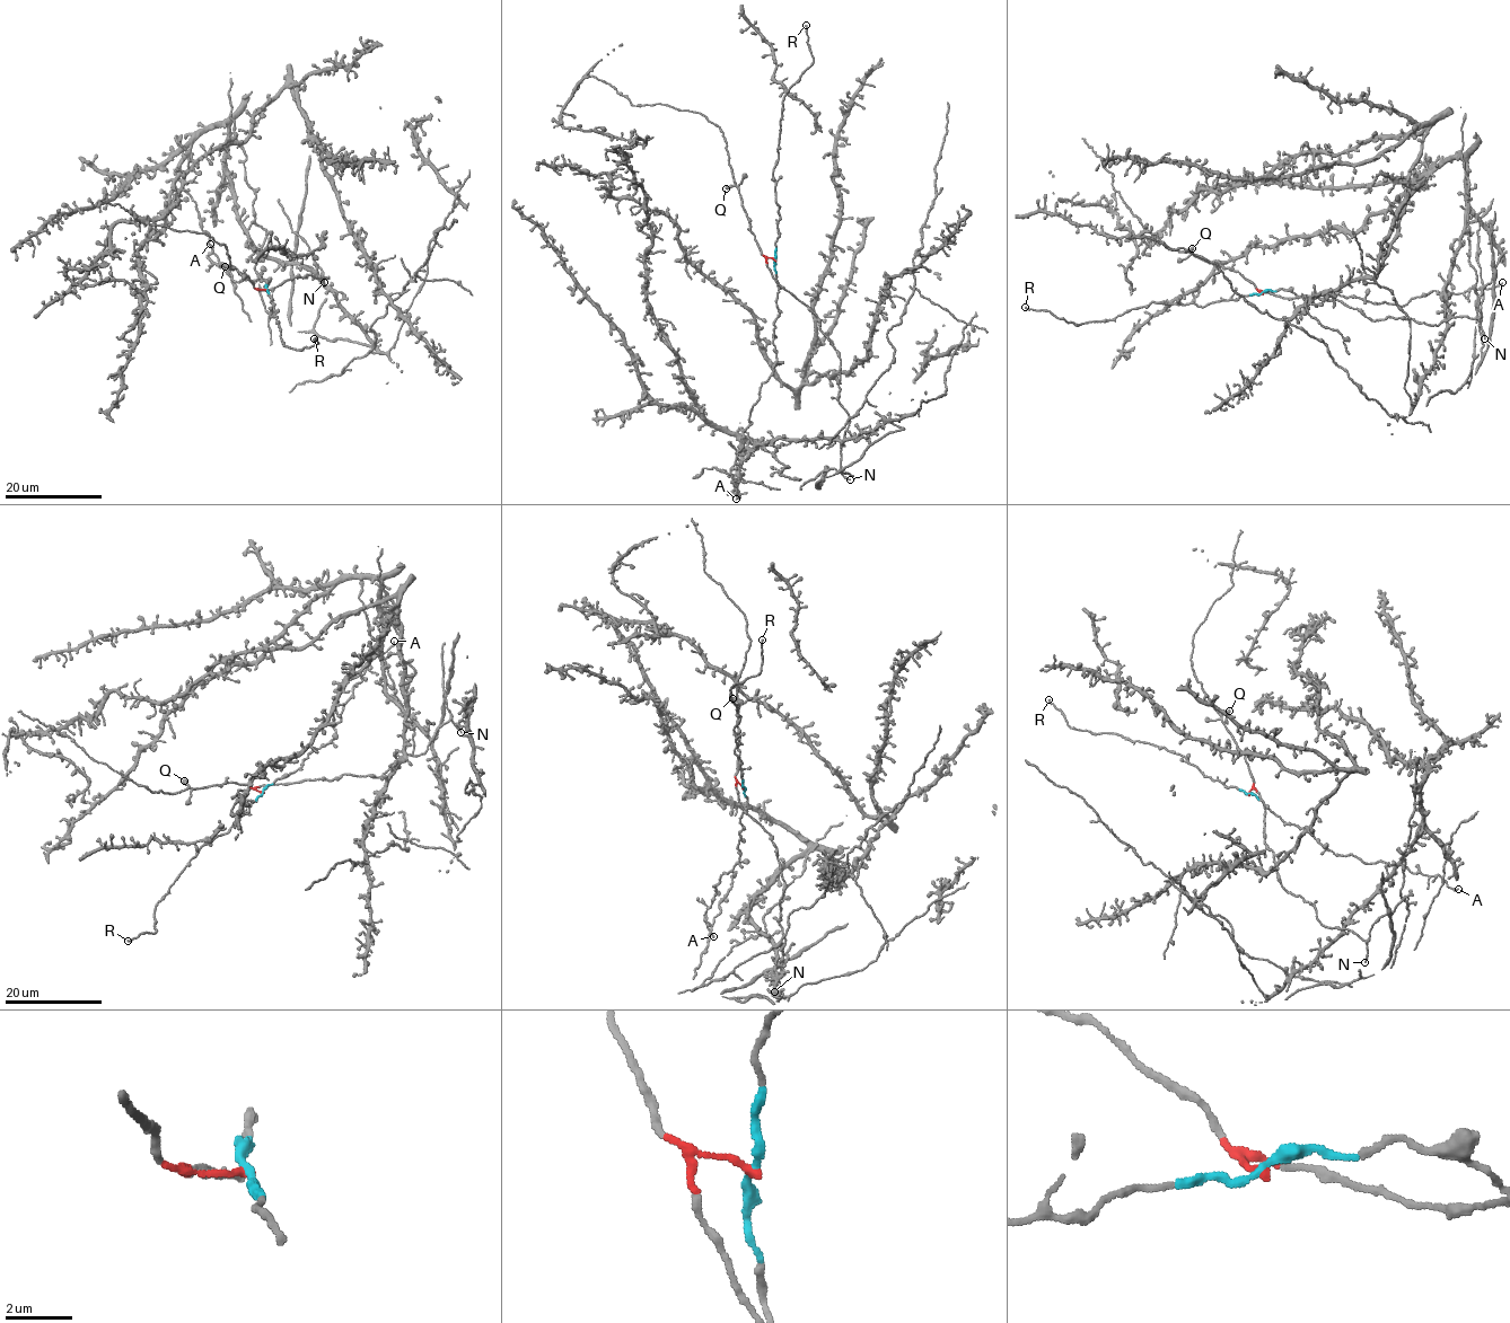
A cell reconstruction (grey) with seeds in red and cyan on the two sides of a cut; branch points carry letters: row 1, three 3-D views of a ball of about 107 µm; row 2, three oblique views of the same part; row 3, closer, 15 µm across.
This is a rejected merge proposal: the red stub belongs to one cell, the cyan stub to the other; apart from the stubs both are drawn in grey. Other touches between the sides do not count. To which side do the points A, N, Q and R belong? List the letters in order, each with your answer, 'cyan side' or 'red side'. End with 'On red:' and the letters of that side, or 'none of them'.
A: cyan side
N: red side
Q: red side
R: cyan side
On red: N, Q

